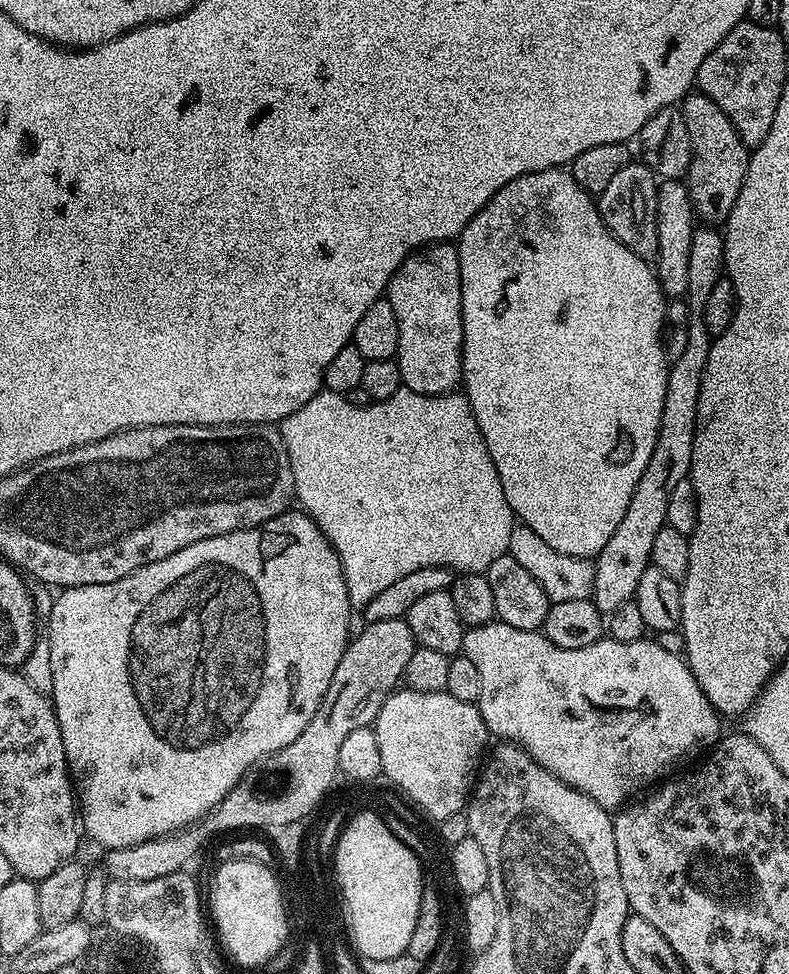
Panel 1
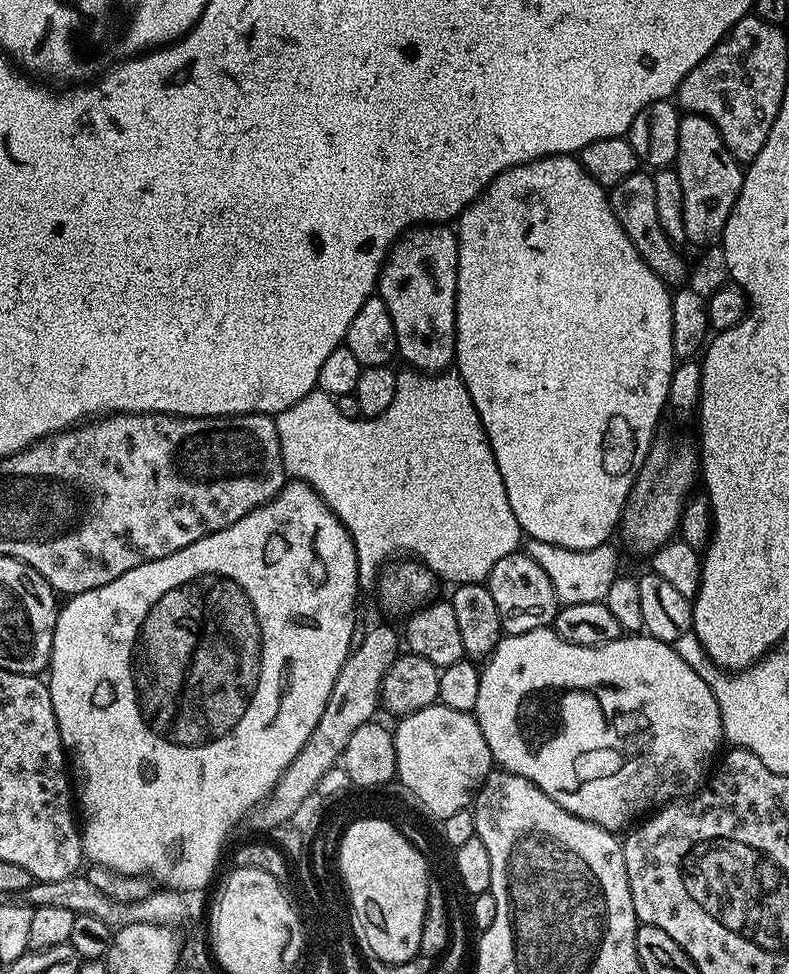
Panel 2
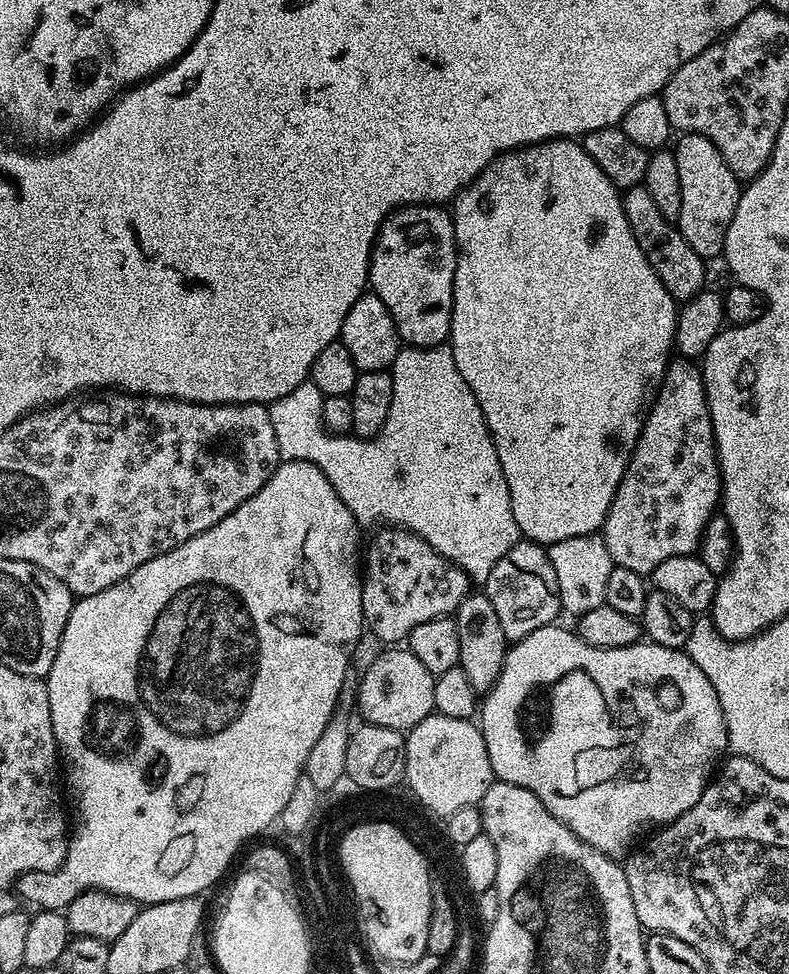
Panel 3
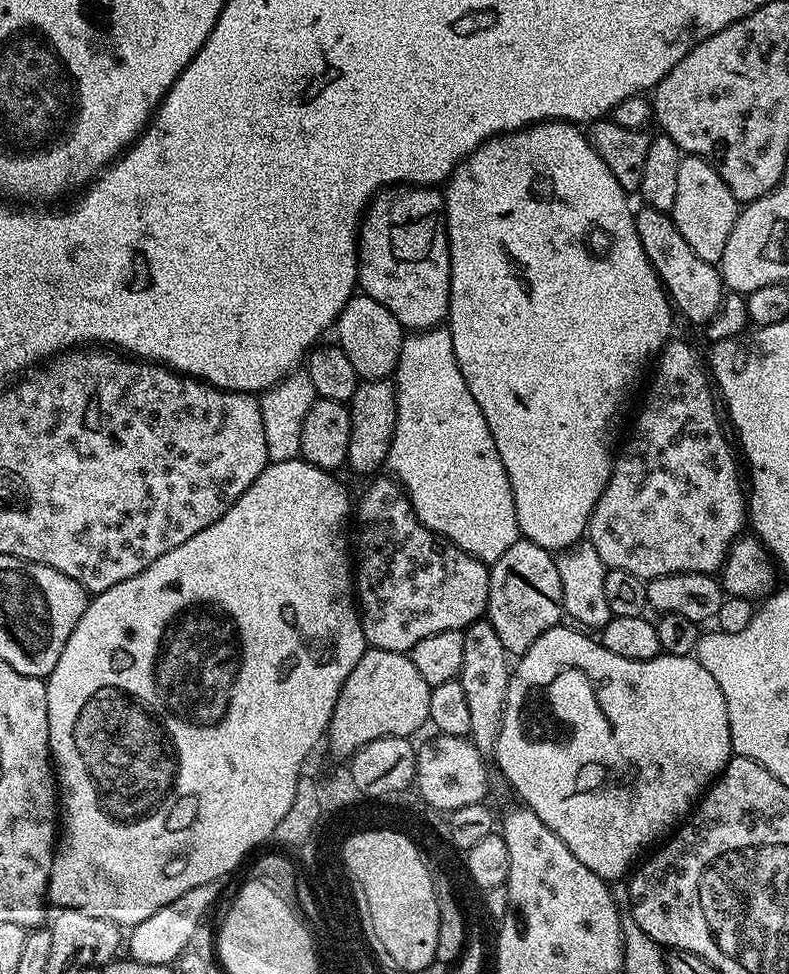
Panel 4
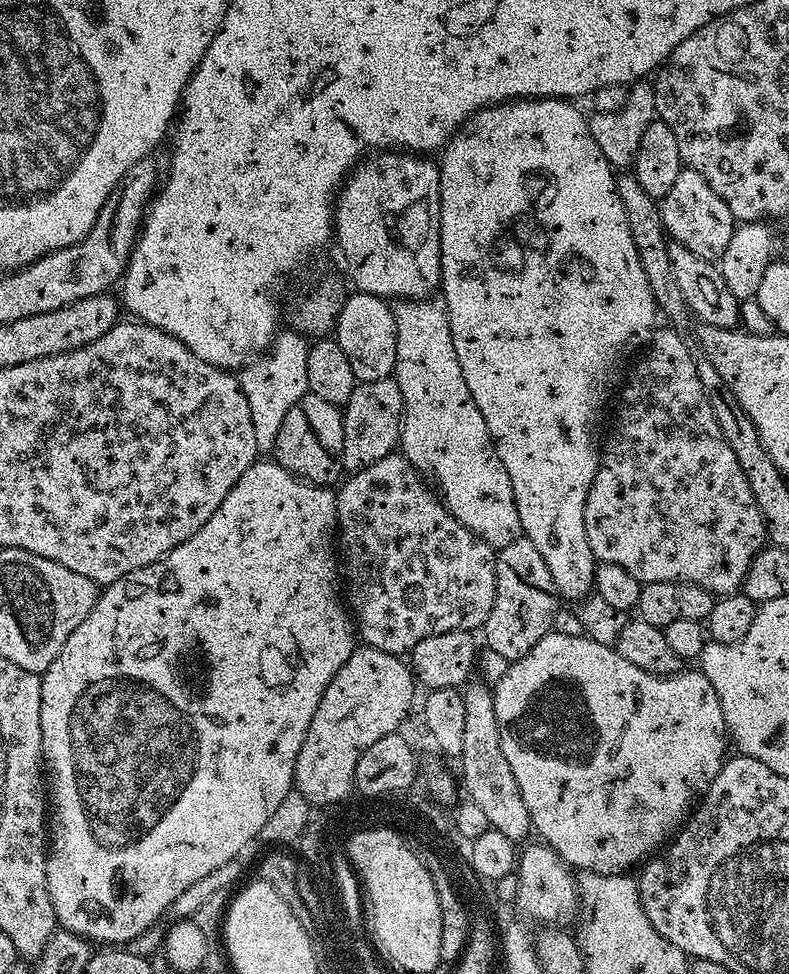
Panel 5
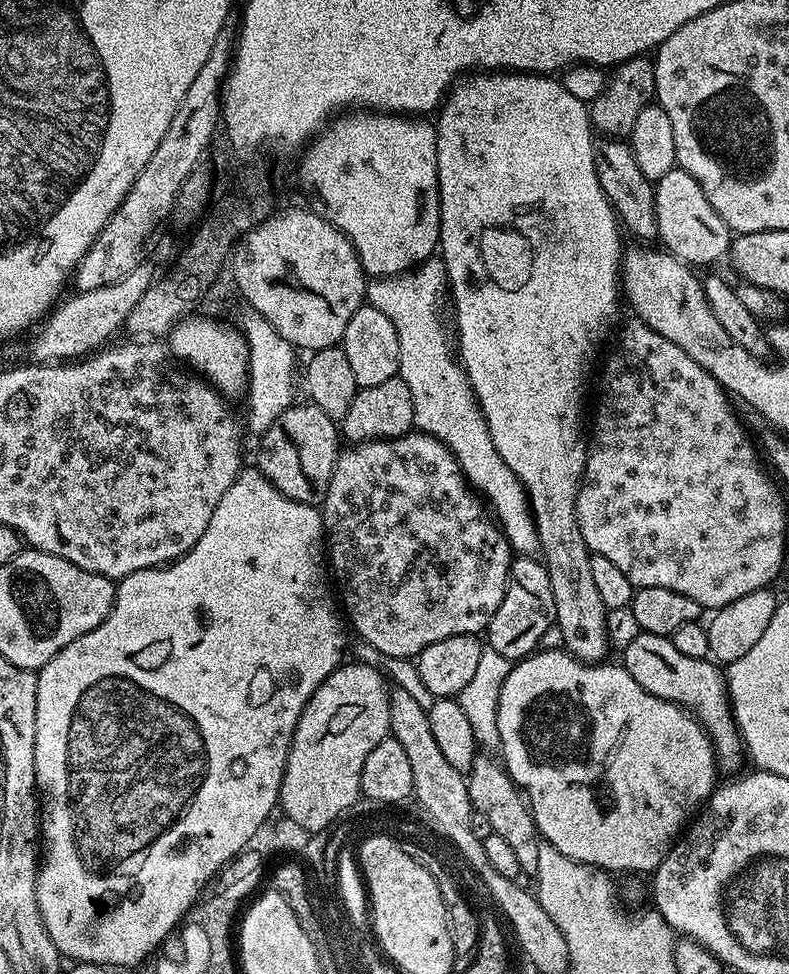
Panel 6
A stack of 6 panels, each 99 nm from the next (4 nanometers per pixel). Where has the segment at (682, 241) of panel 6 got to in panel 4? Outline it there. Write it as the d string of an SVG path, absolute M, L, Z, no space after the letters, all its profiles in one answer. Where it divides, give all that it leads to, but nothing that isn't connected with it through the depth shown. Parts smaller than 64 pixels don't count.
M681 155L678 166L678 190L674 193L674 206L670 213L674 226L678 226L682 238L690 242L690 250L706 262L719 265L722 250L726 250L726 238L734 230L741 201L730 194L730 186L722 182L718 170L703 156Z

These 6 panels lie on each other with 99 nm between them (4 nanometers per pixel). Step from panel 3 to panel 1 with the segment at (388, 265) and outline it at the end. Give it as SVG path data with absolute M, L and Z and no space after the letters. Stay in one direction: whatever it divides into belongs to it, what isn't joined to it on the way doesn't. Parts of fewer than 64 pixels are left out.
M452 242L430 244L413 252L390 278L386 298L398 318L398 350L394 357L400 367L403 387L427 396L445 396L461 383L462 294L460 254Z

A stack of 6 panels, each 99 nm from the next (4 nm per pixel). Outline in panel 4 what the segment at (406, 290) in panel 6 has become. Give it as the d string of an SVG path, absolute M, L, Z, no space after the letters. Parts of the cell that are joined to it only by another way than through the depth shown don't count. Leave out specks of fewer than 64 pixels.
M447 327L426 328L405 335L394 373L394 387L396 425L386 468L393 472L389 473L407 492L408 501L412 503L420 523L454 546L466 550L466 554L491 566L506 554L506 550L510 550L510 546L514 546L516 540L521 539L514 494L498 446L494 446L490 426L486 426L486 418L482 418L482 410L478 410L478 402L474 402L474 394L470 394L470 386L466 386L462 370L458 370L454 342Z

